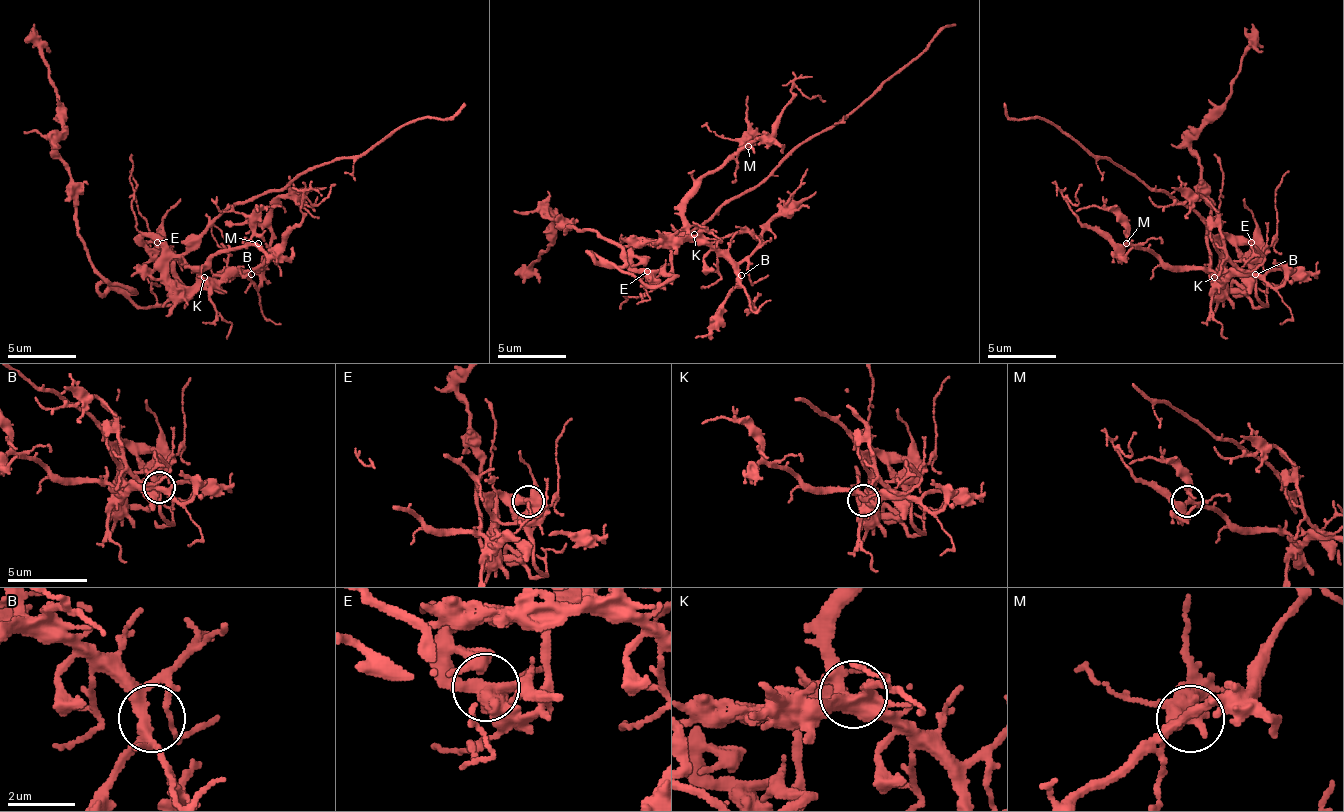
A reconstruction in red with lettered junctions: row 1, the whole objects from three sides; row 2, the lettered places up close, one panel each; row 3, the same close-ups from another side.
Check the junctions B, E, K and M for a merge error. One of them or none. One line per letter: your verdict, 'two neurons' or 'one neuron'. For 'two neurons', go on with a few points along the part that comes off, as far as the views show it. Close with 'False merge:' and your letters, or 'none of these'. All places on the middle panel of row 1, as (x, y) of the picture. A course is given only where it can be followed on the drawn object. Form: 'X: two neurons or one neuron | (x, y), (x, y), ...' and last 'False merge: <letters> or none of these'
B: one neuron
E: one neuron
K: one neuron
M: one neuron
False merge: none of these

